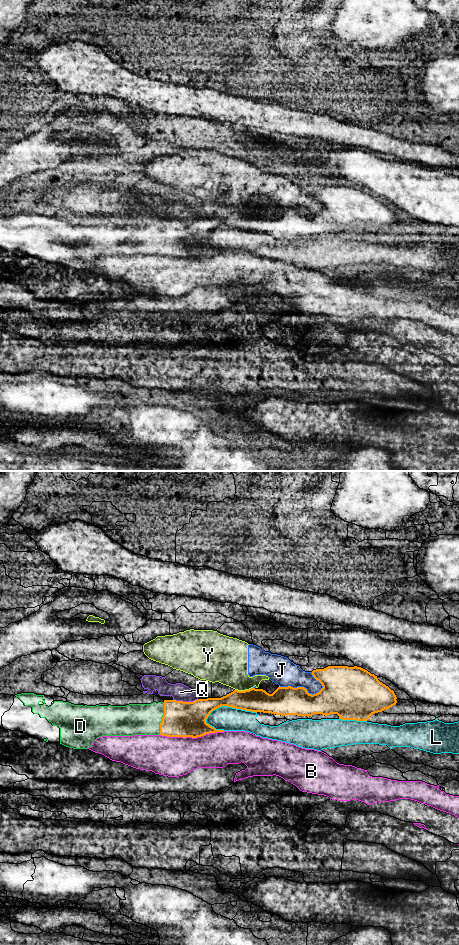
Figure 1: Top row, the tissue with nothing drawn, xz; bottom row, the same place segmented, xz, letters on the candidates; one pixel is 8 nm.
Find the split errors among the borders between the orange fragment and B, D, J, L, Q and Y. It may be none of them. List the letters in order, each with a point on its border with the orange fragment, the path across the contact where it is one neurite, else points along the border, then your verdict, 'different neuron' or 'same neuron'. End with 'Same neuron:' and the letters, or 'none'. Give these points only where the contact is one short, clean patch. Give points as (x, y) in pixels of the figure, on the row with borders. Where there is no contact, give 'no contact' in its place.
B: meets orange in xz at (192, 737); different neuron
D: meets orange in xz at (162, 718); runs through xz (181, 719), (162, 718), (134, 719); same neuron
J: meets orange in xz at (302, 687); different neuron
L: meets orange in xz at (228, 706); different neuron
Q: meets orange in xz at (185, 702); border along xz (198, 699), (192, 701), (173, 700); different neuron
Y: meets orange in xz at (243, 691); border along xz (252, 687), (246, 690), (235, 690); different neuron
Same neuron: D

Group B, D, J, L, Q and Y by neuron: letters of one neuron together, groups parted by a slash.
B / D / J Y / L Q

